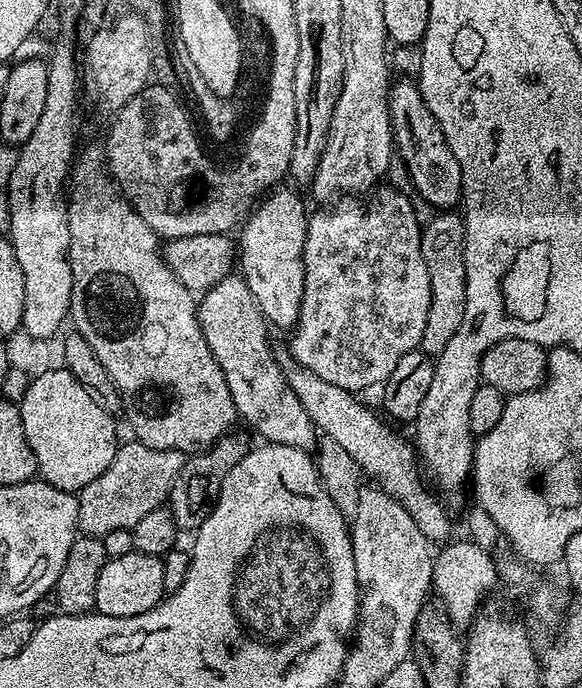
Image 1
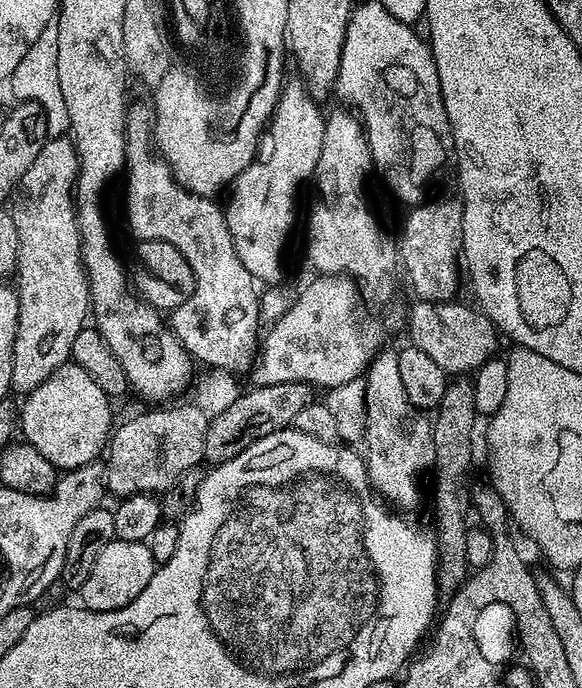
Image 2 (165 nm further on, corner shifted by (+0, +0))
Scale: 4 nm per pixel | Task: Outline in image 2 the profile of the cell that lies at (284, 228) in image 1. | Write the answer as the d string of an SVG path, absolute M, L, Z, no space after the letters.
M299 78L289 79L281 92L276 109L268 119L268 126L260 136L256 146L256 156L230 185L227 193L228 204L224 208L226 226L230 226L230 238L234 238L234 250L242 258L242 266L252 275L253 281L264 286L276 286L284 276L284 247L292 236L296 224L296 191L304 180L311 181L316 174L318 154L322 154L322 134L324 133L325 113L320 113L321 105L316 103L304 89Z

